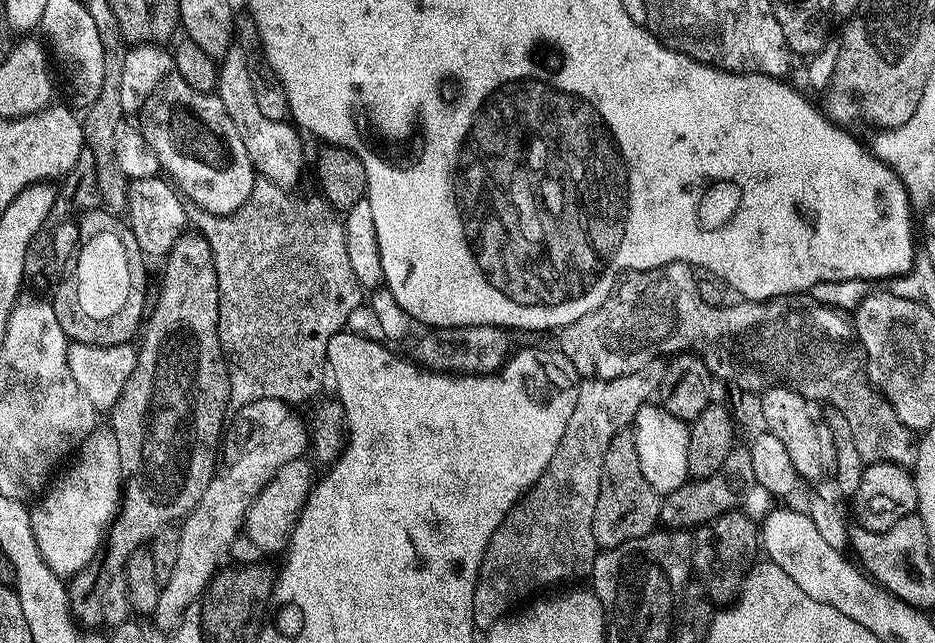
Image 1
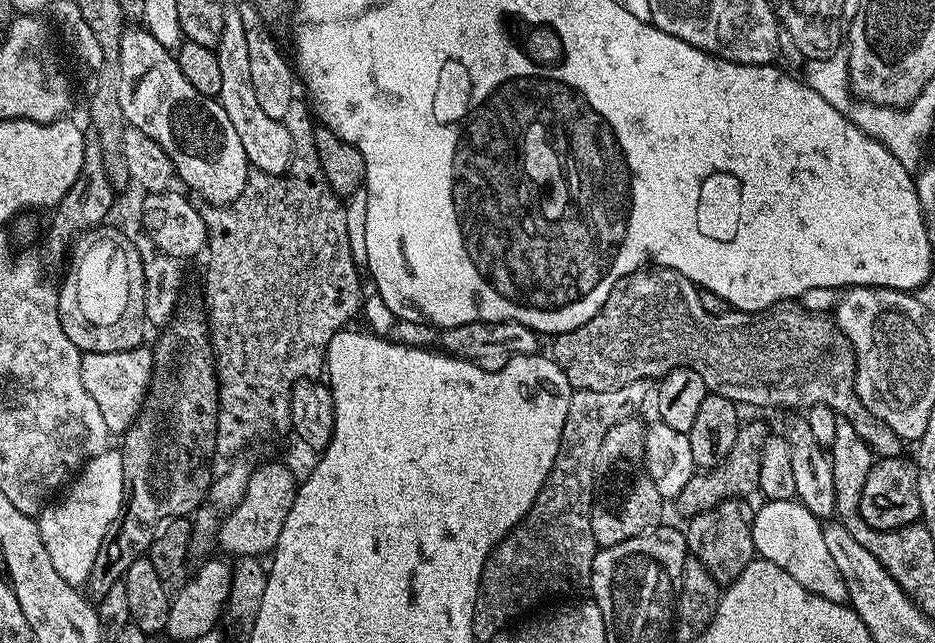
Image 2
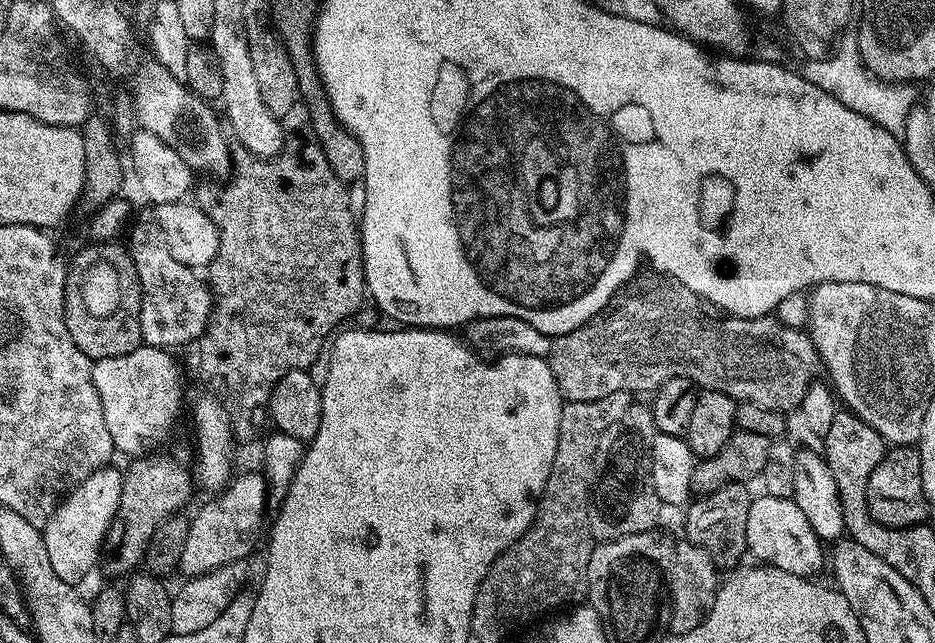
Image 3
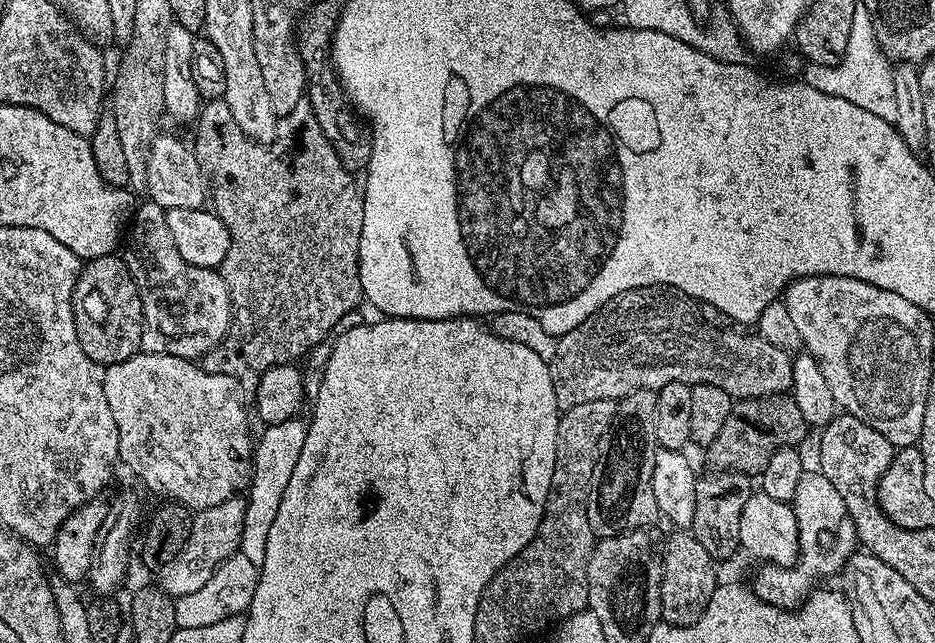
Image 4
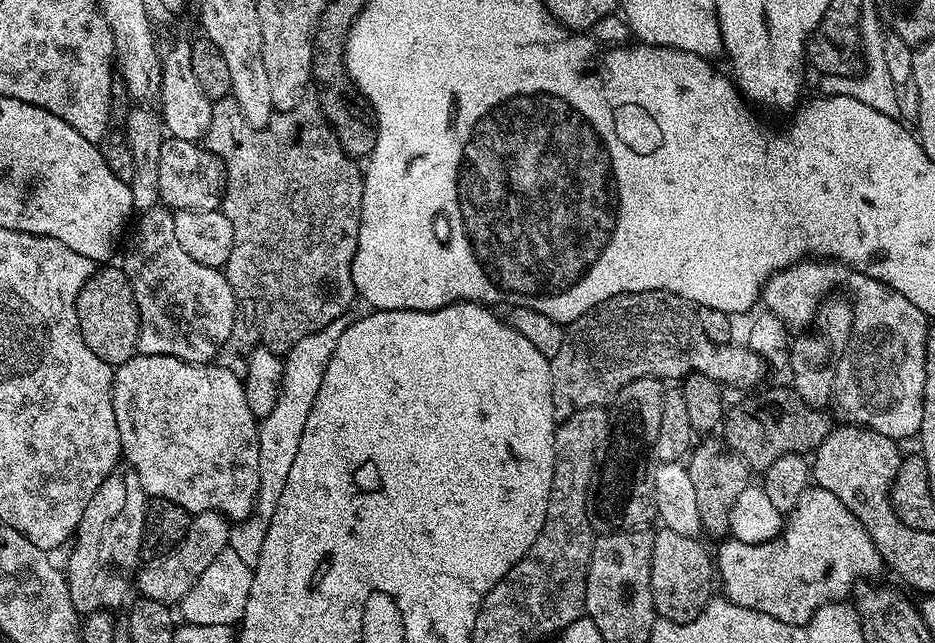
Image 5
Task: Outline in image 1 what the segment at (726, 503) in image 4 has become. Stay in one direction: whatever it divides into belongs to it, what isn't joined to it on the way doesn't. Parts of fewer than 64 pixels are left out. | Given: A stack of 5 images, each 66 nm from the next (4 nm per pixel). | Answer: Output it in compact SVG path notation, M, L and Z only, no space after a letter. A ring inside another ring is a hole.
M733 510L701 524L692 536L692 568L704 585L708 596L716 602L731 602L740 591L746 570L758 560L761 547L757 521L752 521L744 510Z

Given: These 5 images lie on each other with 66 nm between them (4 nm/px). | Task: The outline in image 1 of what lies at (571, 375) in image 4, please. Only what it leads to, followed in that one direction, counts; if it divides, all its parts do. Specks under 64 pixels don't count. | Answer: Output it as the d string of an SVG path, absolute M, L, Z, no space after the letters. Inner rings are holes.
M665 264L663 268L623 272L602 306L559 329L560 355L572 365L577 377L593 380L622 378L646 368L659 357L656 355L660 347L676 328L672 321L676 304L680 308L691 306L696 296L696 280L692 276L695 276L693 269L687 264ZM797 294L794 296L776 296L772 300L744 300L736 302L740 304L728 304L725 308L715 308L712 304L707 304L706 301L700 300L696 304L696 348L695 355L701 360L717 381L725 380L728 384L733 384L736 388L741 388L744 392L757 392L763 394L770 388L793 388L798 394L802 394L806 399L829 404L829 409L841 412L846 418L846 422L850 422L851 433L854 436L854 443L858 446L858 453L862 459L868 464L877 464L878 462L890 462L891 464L902 464L911 466L916 461L916 440L912 429L907 428L905 424L900 422L900 419L894 414L894 410L888 404L887 400L877 392L871 384L868 383L866 375L866 361L864 359L864 349L860 347L853 325L850 323L843 311L827 308L825 304L817 304L811 298L805 298L803 295Z

